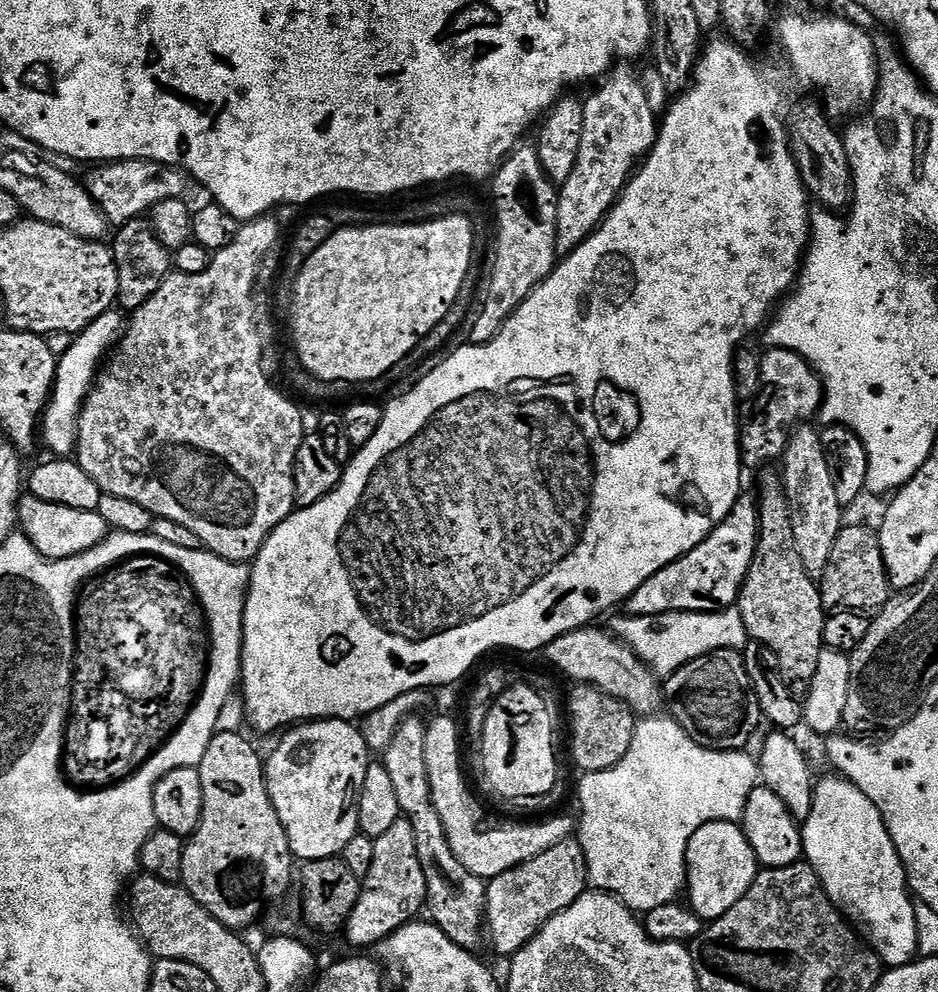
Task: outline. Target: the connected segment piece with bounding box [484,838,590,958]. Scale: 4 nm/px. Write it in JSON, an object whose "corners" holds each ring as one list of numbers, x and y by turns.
{"corners":[[569,838,550,846,538,858,530,858,492,880,487,881,488,893,484,907,486,936,500,956,511,958,529,942,566,906,570,906,583,892,589,891,588,863,579,839]]}

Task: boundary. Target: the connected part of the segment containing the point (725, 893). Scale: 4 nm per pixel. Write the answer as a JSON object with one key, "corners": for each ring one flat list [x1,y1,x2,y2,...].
{"corners":[[710,822,699,828,690,838,690,846,686,850,687,903,701,921,716,920,734,902,738,902,750,890,758,871,756,851,750,846,743,827,736,822]]}

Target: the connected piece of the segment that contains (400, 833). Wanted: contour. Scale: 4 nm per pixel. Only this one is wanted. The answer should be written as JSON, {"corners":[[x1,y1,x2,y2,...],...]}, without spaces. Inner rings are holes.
{"corners":[[401,818,398,822,394,822,393,826,390,826,389,830,386,830,385,834,377,837,375,839,375,846,374,846,374,864,370,868,370,874,364,877,360,894,358,898,358,903,354,906,354,910,351,911,351,916,348,919,347,923,344,927,344,935,346,934,347,940,354,946,358,947,358,950,364,950,360,948,364,948,369,946,369,948,375,947,381,941,385,940,388,936,392,935,397,929,401,928,402,925,406,923,411,923,417,916,415,916,419,911,422,912,426,898,426,882,425,882,425,875,422,872,421,862,418,859,418,852,415,849,415,841,414,841,414,830,410,827,410,822]]}

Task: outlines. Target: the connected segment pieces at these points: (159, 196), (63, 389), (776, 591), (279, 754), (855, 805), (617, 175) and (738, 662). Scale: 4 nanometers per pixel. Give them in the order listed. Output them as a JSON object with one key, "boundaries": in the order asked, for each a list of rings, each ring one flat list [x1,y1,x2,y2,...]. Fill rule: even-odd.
{"boundaries":[[[118,160,104,162,93,168,96,169,86,179,88,194,112,226,141,219,151,213,158,202,181,199,189,184,185,173,179,168,171,168,169,164,159,164,153,160]],[[106,311,97,320,90,322,90,326,83,328,73,339,70,350,66,350,66,354,59,356,52,395,48,403,44,405,42,419,38,425,42,444,52,451,49,453,53,457,68,458,75,453,80,408,92,389,92,381,95,380,102,361,109,355,116,341,120,339,125,327,125,317,119,311]],[[772,470,765,471,760,480,760,533,756,543,754,562,750,562,750,570,744,579,740,591,738,607,742,614,742,622,746,626,749,637,755,643,765,644,778,658,778,666,786,686,798,698,808,695,810,682,814,682,814,674,818,670,818,654,822,654,824,646,824,618,826,609,817,581,806,574,806,566,802,566,802,558,798,558,798,546,794,546,794,522,790,514,788,496,779,475]],[[314,720,289,727,280,738,276,749,266,756,264,781,268,784,270,802,286,830,293,857,303,862,340,856,350,838,360,832,358,806,362,782,366,782,366,770,370,763,363,731,355,723,346,720]],[[836,774,815,785,810,818,802,821,802,856,818,874,832,903,855,925,881,965,901,968,917,959,920,943,916,904,908,886,902,858,898,858,898,850,886,830,878,806,874,806,874,802,870,802,870,798,866,798,866,794,858,790,858,786]],[[620,67,603,77,598,84,600,89,584,100,578,163,570,178,558,188,556,230,561,241,582,241,599,228,644,157,656,144,658,118,650,112,641,77,628,69,631,67]],[[723,648,717,652,706,654,702,658,694,658,686,666,682,666,673,676,667,677,662,684,662,696,666,701,667,711,671,719,682,726,684,733,703,748,715,752,739,752,747,749,752,735,762,725,758,698,754,694,754,686,750,682,750,674,746,674,743,655,735,648]]]}

